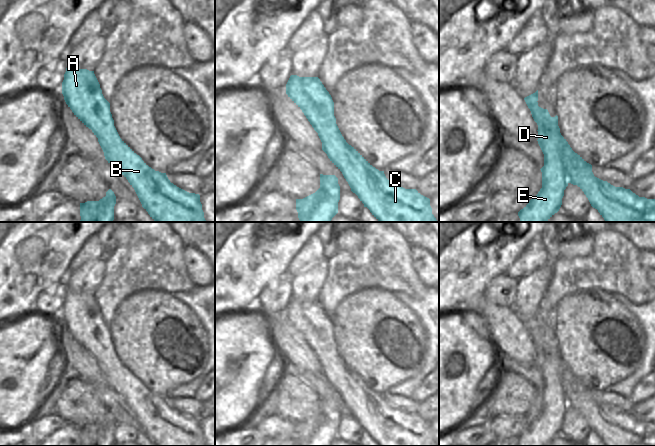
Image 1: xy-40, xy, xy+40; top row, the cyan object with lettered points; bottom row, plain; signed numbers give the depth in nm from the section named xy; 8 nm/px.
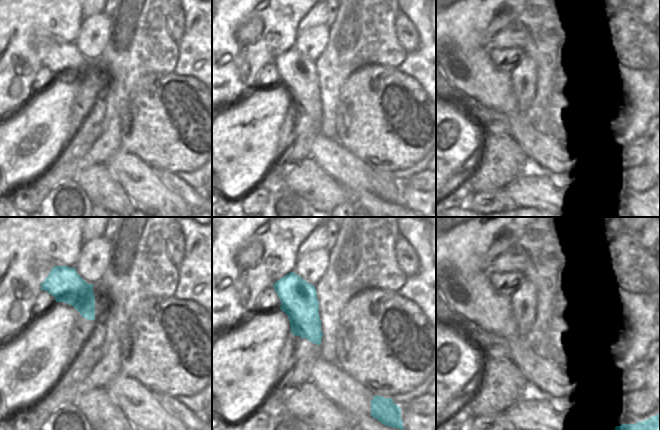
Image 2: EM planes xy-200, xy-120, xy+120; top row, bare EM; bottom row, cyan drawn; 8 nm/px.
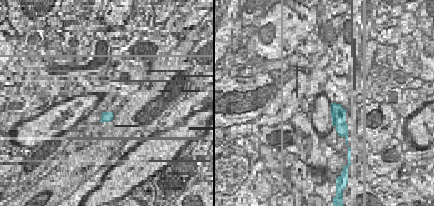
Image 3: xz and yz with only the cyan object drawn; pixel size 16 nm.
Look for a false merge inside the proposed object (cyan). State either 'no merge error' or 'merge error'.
merge error

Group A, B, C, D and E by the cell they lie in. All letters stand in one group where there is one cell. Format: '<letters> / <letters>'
A B C / D E

